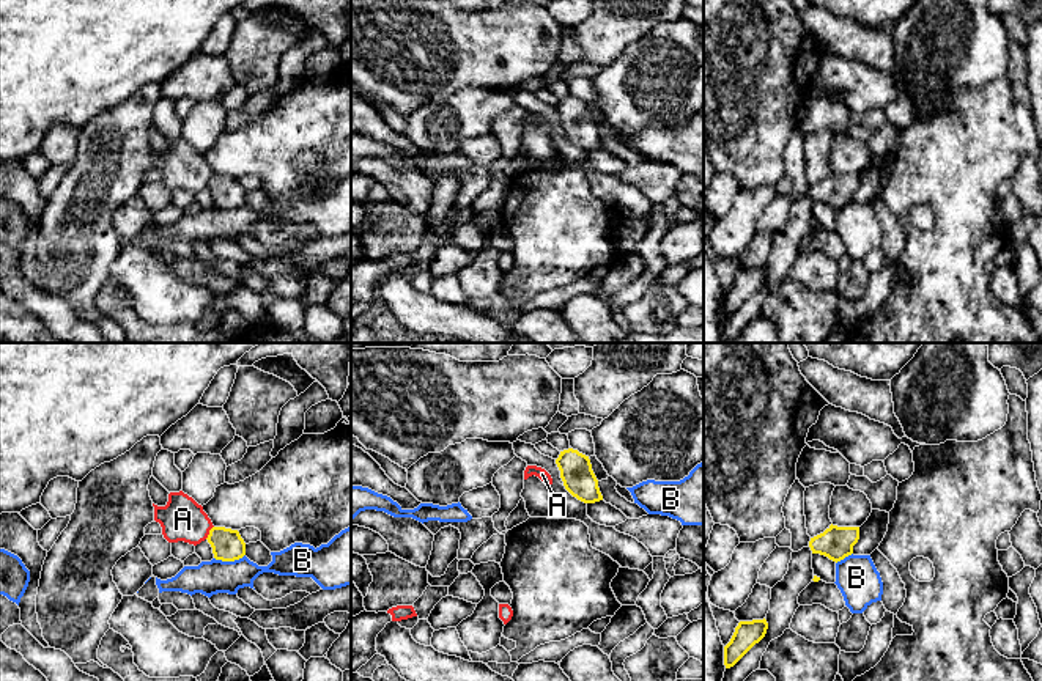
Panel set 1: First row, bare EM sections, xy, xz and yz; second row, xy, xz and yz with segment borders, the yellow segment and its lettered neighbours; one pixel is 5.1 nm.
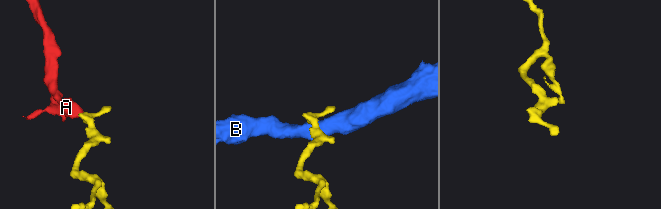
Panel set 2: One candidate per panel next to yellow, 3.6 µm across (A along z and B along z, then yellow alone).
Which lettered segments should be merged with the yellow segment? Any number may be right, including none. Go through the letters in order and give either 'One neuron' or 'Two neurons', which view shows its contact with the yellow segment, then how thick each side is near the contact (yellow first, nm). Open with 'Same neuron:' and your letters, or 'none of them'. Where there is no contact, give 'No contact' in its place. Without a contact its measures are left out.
Same neuron: none of them
A: Two neurons. Touches yellow in xy. Thickness 160 nm (yellow) against 220 nm
B: Two neurons. Touches yellow in xy. Thickness 160 nm (yellow) against 180 nm

